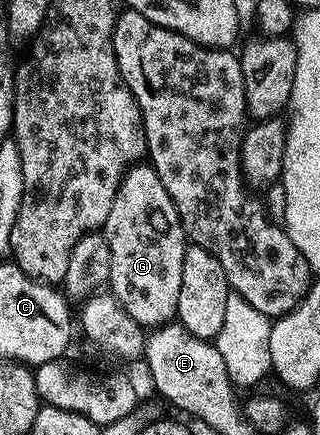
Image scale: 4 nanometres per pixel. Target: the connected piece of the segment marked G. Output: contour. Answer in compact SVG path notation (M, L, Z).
M139 163L126 170L112 211L108 211L104 232L112 251L109 292L138 325L157 327L173 322L178 315L180 274L184 271L188 238L153 165Z

